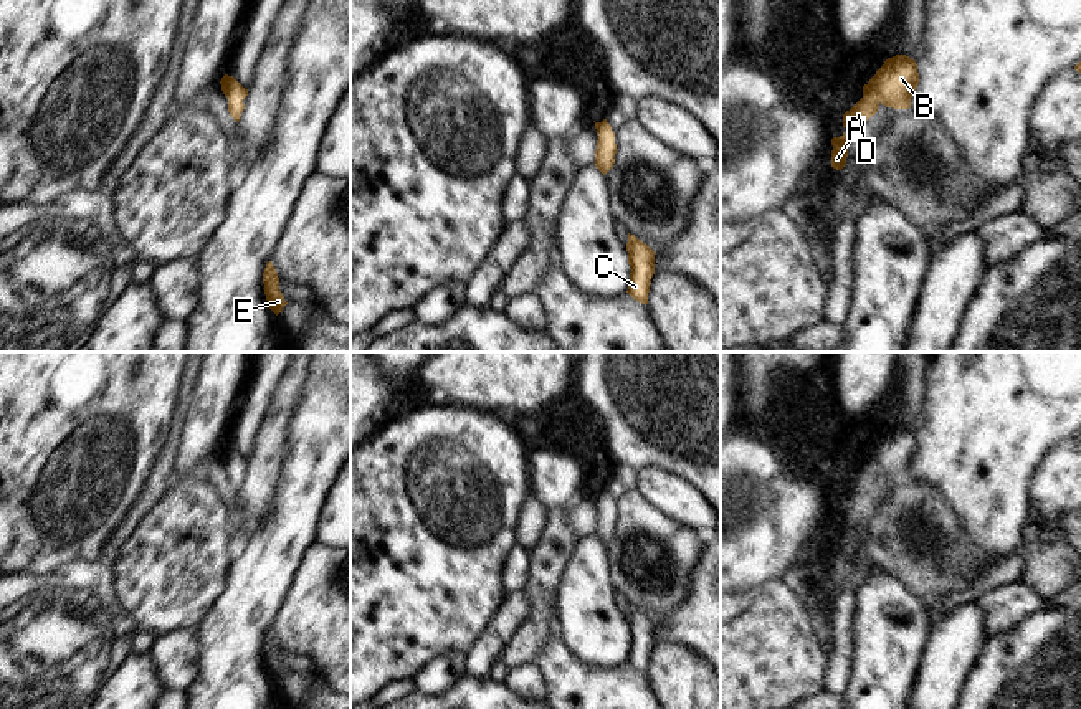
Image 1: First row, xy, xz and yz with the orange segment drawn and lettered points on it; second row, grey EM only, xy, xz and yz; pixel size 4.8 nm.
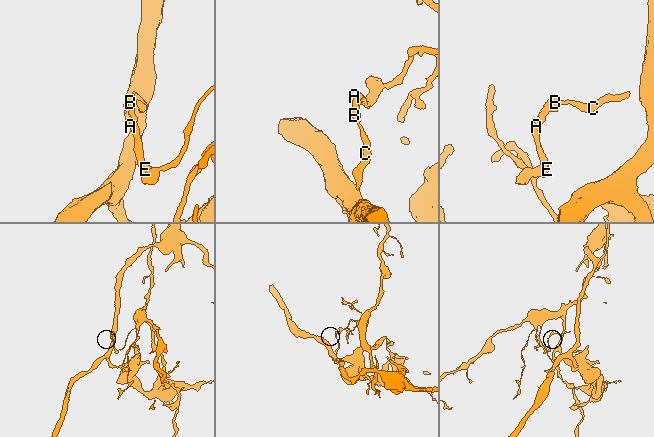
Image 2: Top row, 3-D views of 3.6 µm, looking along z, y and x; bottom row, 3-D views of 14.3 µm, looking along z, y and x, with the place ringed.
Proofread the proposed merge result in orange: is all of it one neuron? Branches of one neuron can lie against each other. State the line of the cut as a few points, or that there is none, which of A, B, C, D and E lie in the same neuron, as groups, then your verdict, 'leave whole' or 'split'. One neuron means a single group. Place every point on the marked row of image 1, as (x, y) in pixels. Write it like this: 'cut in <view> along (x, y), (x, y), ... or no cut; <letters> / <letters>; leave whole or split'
no cut; A B C D E; leave whole

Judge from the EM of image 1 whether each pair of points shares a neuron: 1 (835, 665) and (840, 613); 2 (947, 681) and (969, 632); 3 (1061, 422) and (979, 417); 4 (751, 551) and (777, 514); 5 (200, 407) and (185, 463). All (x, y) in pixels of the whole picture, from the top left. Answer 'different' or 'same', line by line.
1: same
2: same
3: same
4: same
5: same

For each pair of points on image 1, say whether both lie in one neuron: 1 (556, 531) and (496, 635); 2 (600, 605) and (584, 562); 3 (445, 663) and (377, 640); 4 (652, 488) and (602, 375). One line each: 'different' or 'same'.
1: different
2: same
3: different
4: different

